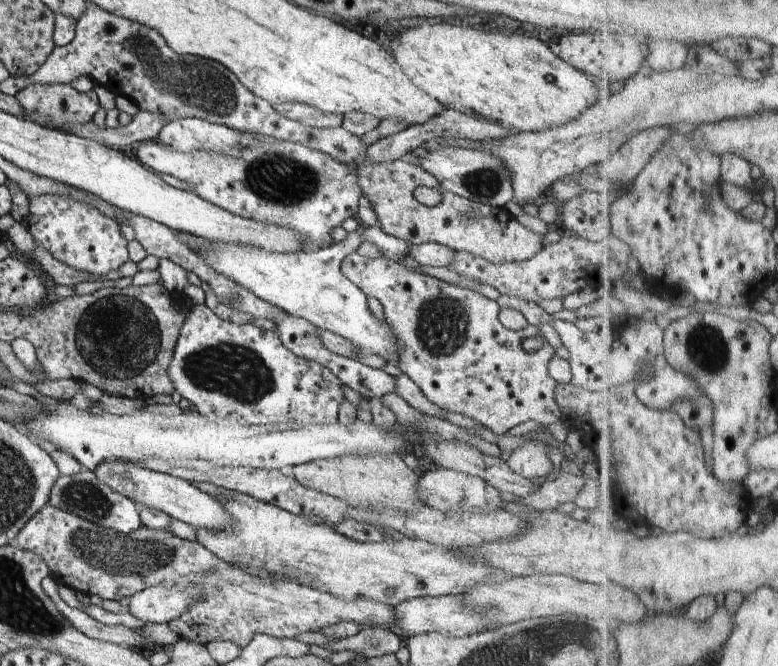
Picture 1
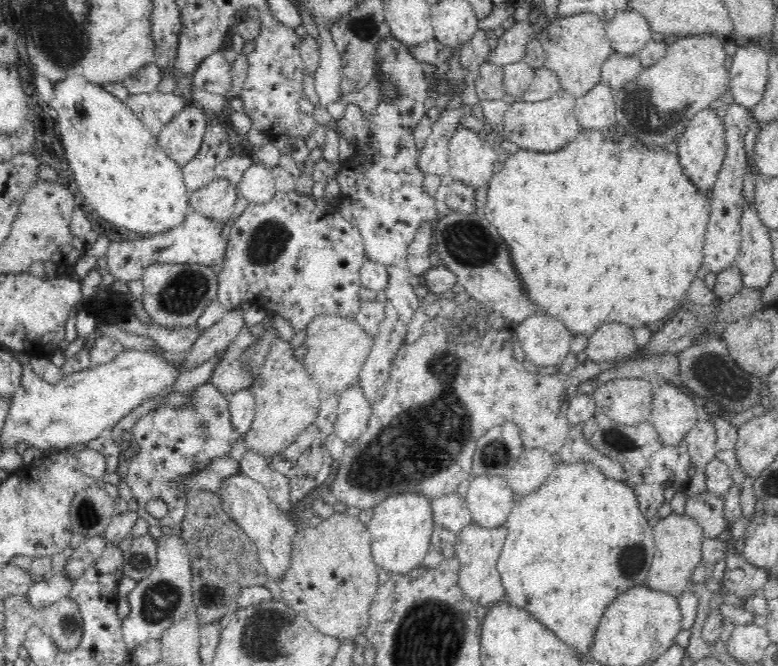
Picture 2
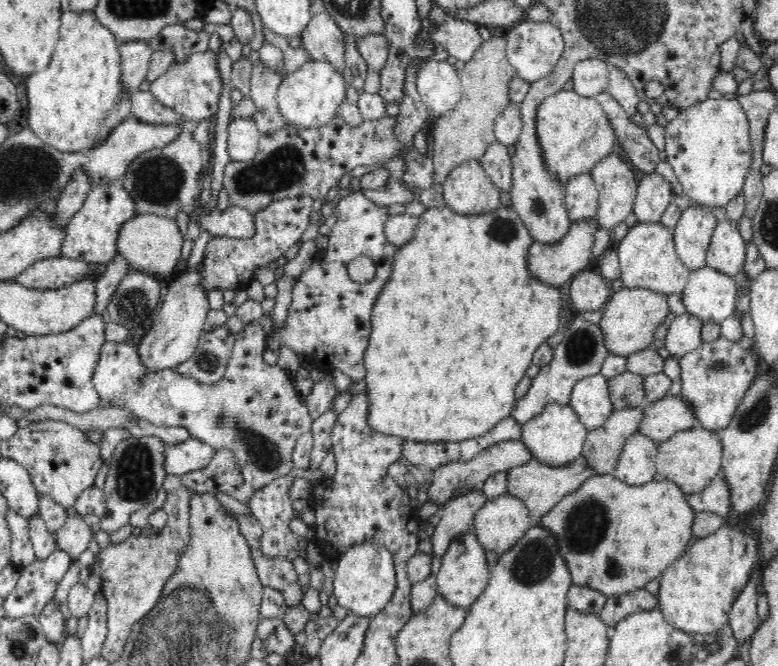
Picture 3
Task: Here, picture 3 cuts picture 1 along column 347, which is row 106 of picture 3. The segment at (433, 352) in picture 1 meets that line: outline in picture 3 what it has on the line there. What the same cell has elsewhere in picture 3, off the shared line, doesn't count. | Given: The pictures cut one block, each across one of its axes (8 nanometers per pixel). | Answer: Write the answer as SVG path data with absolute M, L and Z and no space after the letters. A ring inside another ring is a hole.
M260 62L252 67L249 96L256 105L252 118L261 135L269 135L286 125L275 100L281 79L279 69L274 66Z

